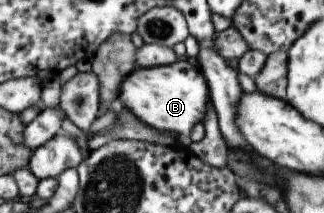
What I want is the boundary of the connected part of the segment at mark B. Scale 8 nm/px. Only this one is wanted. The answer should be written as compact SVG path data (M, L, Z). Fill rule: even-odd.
M177 59L166 66L135 67L118 88L117 99L121 108L134 114L134 118L156 130L176 134L179 146L188 146L188 136L196 123L200 124L208 108L208 87L202 73L189 59Z

